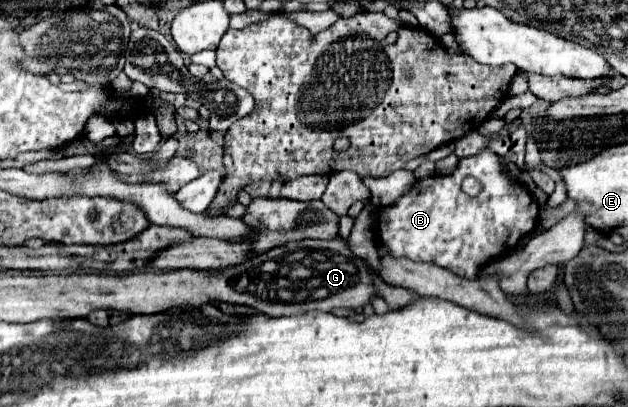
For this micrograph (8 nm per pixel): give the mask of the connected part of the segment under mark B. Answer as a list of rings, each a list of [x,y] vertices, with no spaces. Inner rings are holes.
[[[483,149],[477,155],[463,157],[459,161],[457,169],[449,175],[431,175],[431,177],[419,179],[393,205],[381,207],[377,217],[379,217],[379,223],[377,223],[379,239],[391,257],[395,257],[395,259],[405,257],[411,261],[435,263],[439,267],[453,271],[455,275],[459,275],[463,279],[477,279],[483,265],[513,253],[519,239],[537,225],[539,205],[521,181],[511,181],[503,173],[499,155],[491,149]],[[465,177],[475,177],[477,181],[481,181],[483,189],[477,197],[469,197],[467,193],[463,193],[461,183]]]

